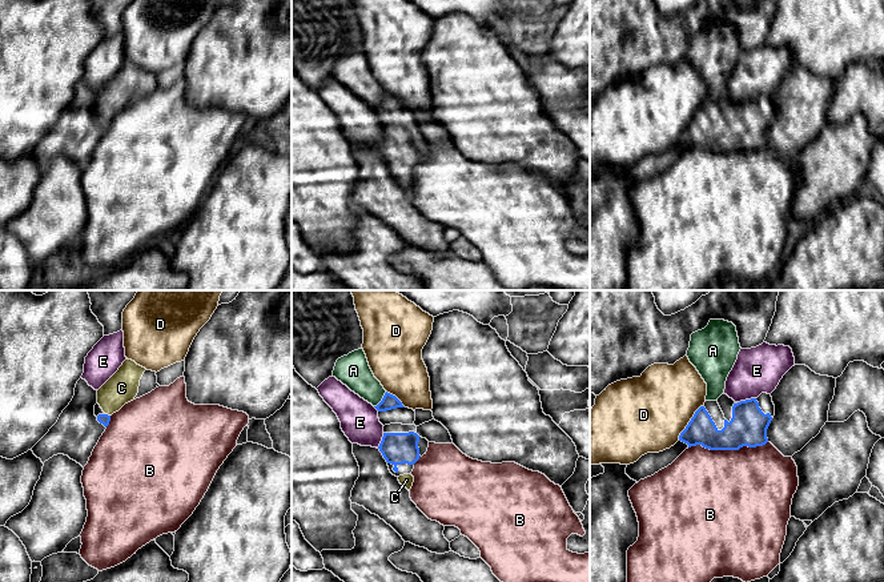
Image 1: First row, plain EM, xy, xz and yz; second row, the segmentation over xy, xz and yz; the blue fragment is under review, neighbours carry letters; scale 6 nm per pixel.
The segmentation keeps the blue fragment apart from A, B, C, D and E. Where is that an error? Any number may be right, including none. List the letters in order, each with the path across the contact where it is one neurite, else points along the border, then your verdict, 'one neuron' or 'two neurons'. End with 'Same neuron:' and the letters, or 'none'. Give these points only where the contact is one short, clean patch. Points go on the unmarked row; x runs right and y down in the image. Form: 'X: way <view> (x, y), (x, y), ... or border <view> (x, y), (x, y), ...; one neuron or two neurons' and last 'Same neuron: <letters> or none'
A: two neurons
B: two neurons
C: way xy (103, 120), (107, 116), (111, 100), (121, 89); one neuron
D: two neurons
E: two neurons
Same neuron: C

